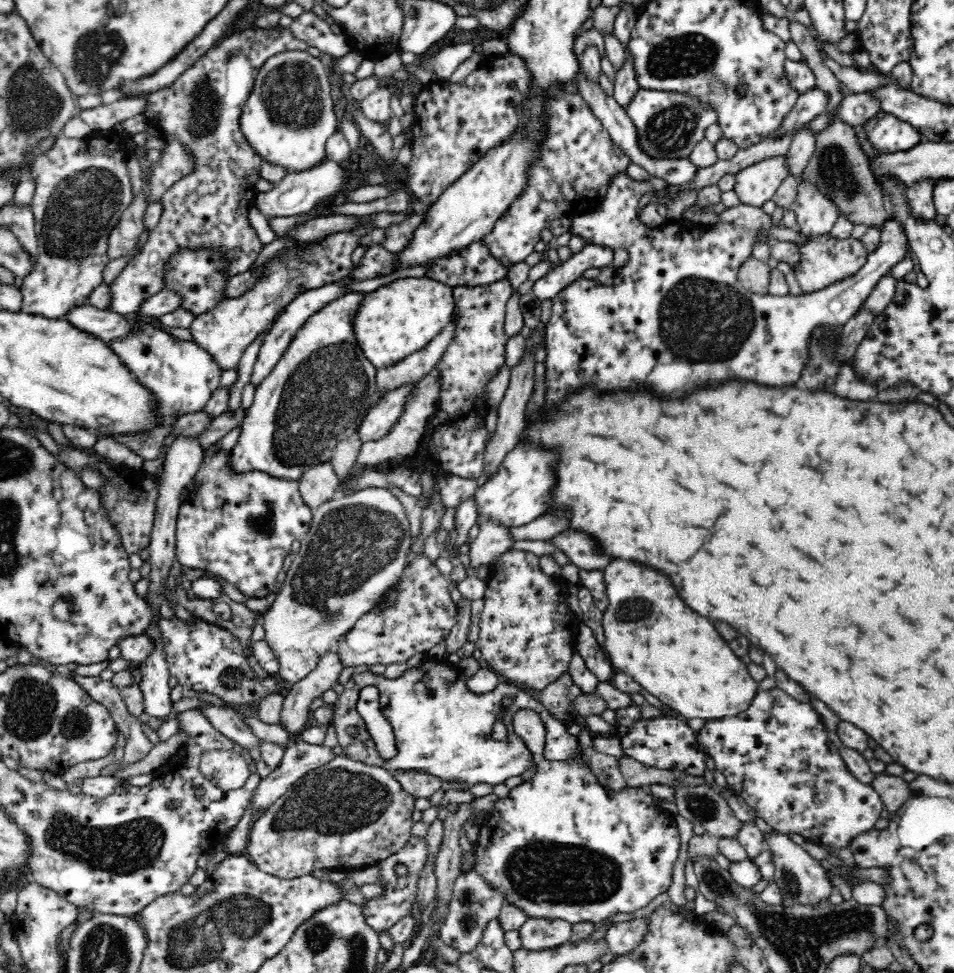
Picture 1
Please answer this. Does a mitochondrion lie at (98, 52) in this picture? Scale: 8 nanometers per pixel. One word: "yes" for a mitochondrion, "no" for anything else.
yes

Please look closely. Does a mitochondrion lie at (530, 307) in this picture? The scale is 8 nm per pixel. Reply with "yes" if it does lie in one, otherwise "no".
no

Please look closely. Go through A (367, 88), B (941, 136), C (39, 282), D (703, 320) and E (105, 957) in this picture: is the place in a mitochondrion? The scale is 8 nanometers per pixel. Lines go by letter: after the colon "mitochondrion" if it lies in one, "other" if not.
A: other
B: other
C: other
D: mitochondrion
E: mitochondrion

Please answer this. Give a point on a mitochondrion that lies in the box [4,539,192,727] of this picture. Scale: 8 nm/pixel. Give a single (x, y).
(65, 603)

